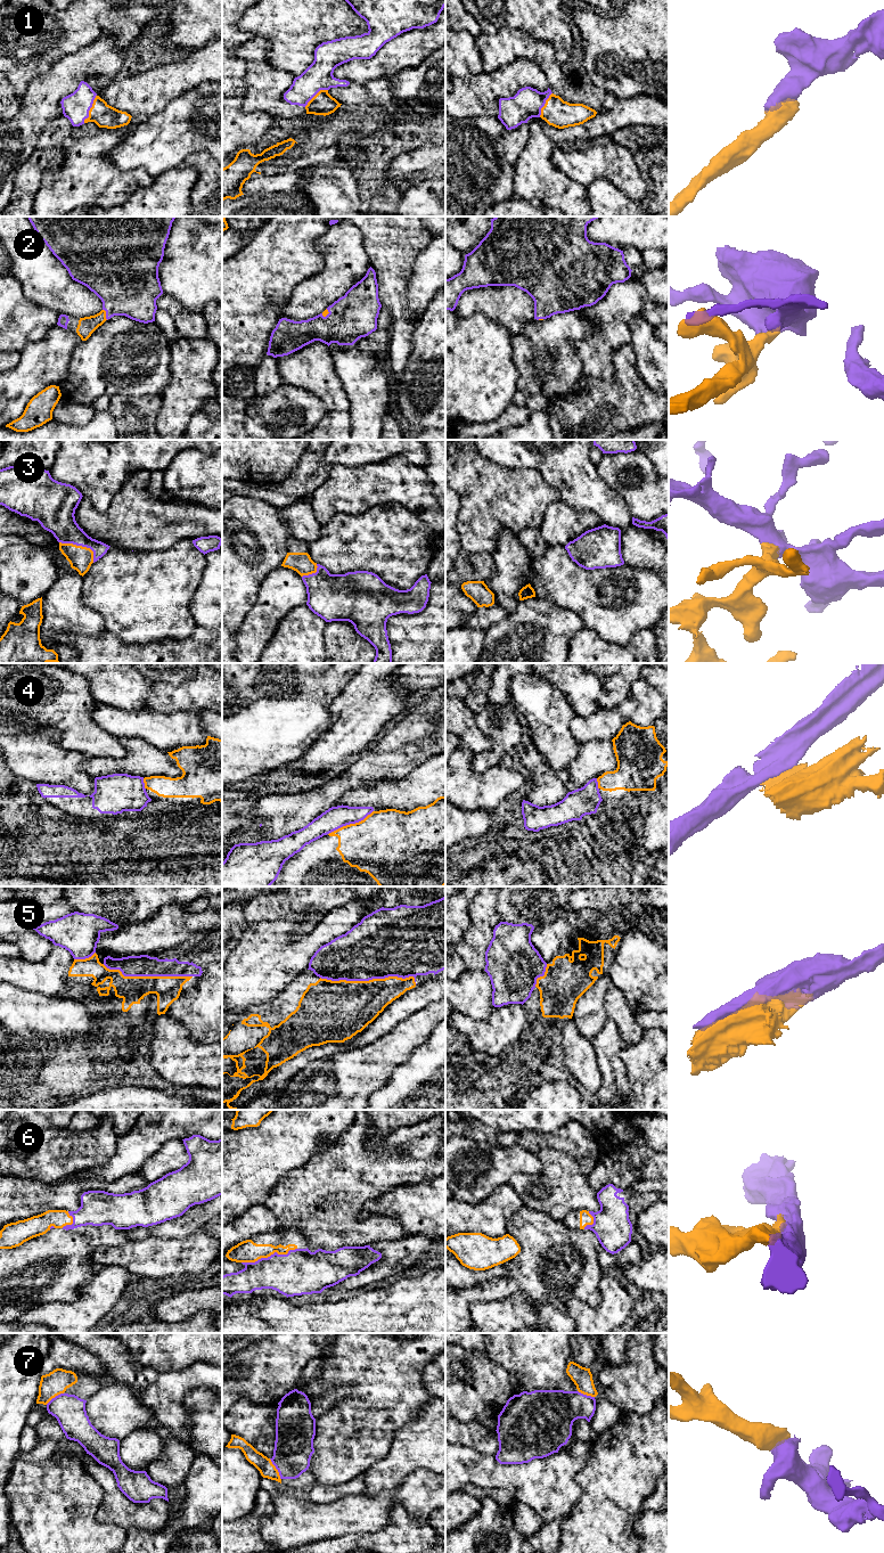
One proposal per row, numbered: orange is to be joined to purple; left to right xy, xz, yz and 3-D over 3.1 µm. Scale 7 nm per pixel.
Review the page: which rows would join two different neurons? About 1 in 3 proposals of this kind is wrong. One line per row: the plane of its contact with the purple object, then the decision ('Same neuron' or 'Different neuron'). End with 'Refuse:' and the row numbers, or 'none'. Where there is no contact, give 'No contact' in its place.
1: Touches purple in xy. Same neuron
2: Touches purple in xy. Same neuron
3: Touches purple in xy. Same neuron
4: Touches purple in xz. Different neuron
5: Touches purple in xz. Different neuron
6: Touches purple in xz. Same neuron
7: Touches purple in xz. Same neuron
Refuse: 4, 5

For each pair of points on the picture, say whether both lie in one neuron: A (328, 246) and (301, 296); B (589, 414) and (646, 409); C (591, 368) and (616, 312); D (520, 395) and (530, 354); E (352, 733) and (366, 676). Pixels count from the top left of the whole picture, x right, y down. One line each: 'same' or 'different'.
A: same
B: same
C: same
D: different
E: same

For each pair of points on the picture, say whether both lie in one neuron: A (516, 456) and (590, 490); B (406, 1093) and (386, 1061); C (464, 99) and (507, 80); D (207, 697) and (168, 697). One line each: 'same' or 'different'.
A: same
B: different
C: same
D: same

